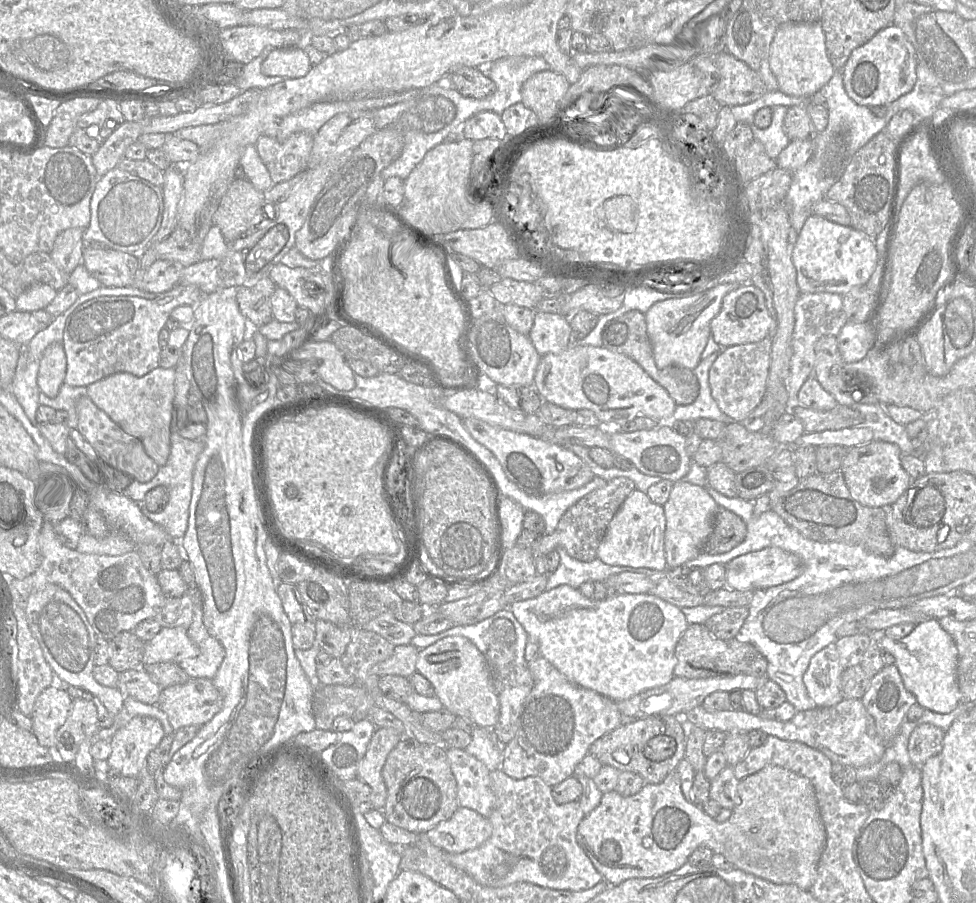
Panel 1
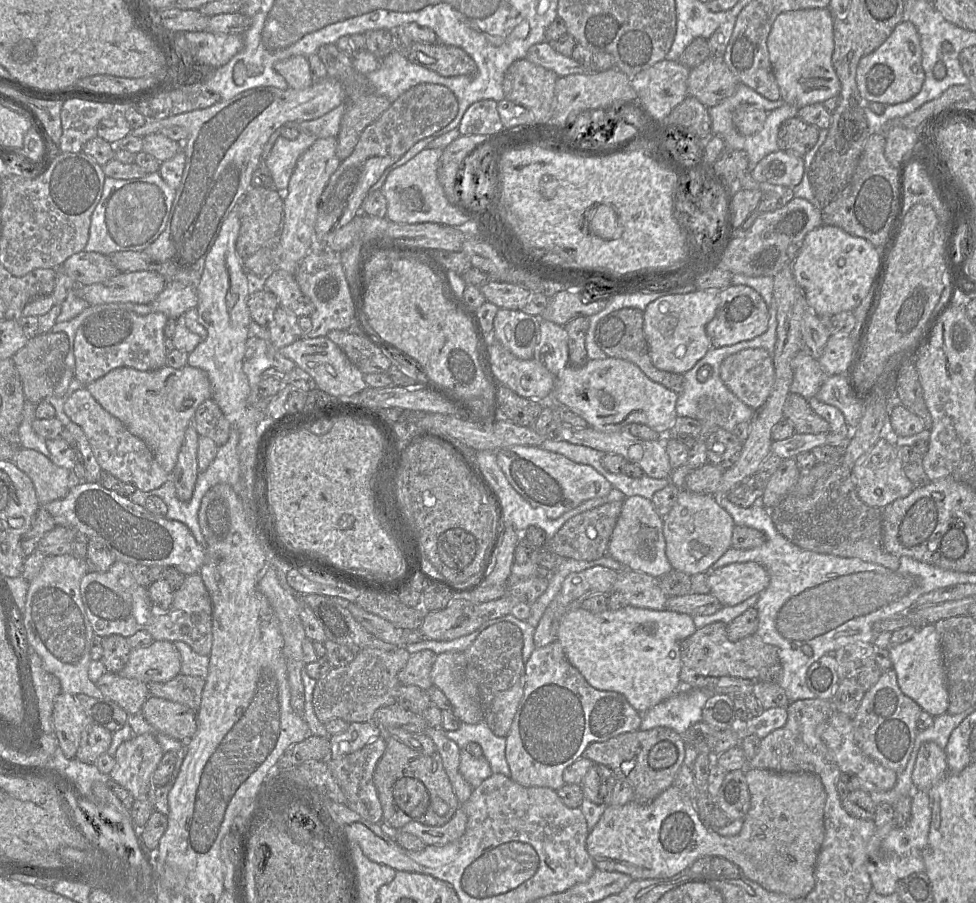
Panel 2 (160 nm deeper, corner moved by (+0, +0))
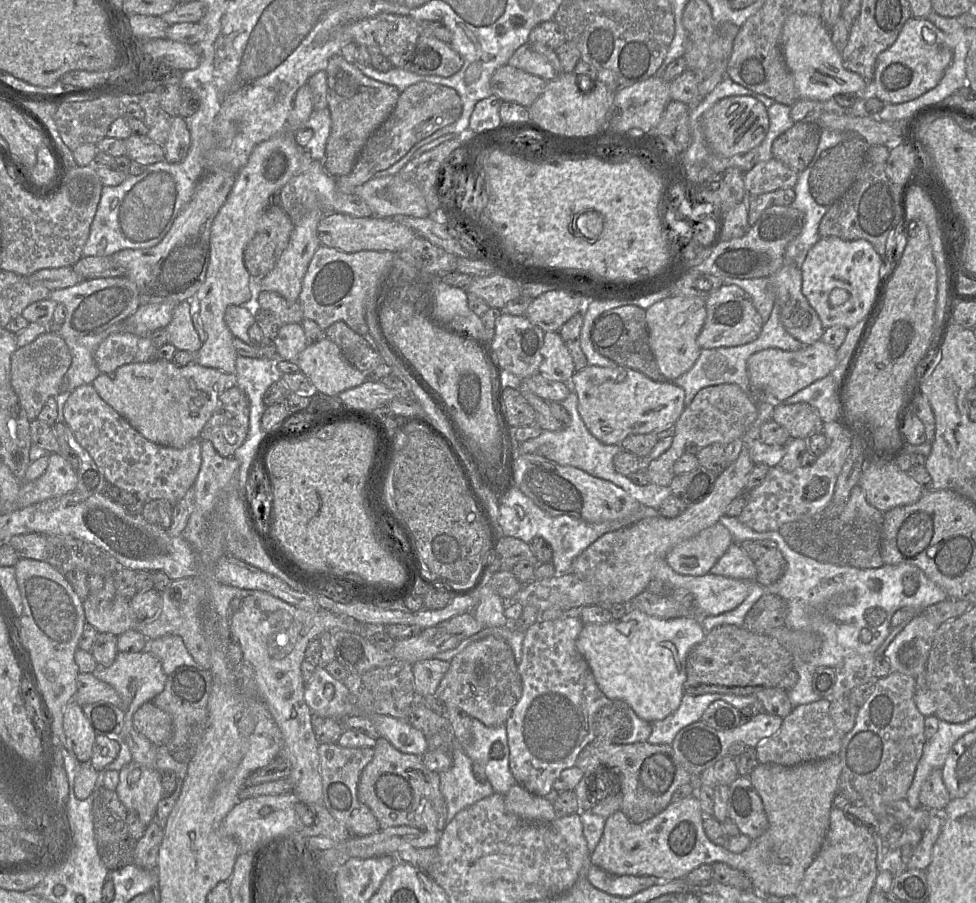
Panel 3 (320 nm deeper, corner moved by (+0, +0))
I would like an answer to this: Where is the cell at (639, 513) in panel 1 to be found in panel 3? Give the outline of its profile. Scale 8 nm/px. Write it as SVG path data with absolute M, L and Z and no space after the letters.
M666 559L655 562L652 579L689 590L694 595L695 608L701 617L720 615L736 608L750 593L751 583L710 572L702 576L679 574L668 565Z

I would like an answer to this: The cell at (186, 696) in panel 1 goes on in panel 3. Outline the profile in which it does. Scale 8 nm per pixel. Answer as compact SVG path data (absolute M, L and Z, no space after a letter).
M152 701L142 704L133 715L133 726L137 732L156 746L164 746L172 735L172 718Z

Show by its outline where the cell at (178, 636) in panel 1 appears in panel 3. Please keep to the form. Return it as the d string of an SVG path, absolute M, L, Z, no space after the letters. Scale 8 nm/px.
M147 649L141 652L118 652L109 667L97 666L93 675L111 685L121 698L120 708L124 719L133 717L136 710L145 702L152 701L165 687L167 675L163 672L161 661Z

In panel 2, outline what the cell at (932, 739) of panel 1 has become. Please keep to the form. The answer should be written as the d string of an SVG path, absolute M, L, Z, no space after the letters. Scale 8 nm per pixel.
M932 741L921 745L912 771L912 782L916 789L926 793L948 773L946 753Z

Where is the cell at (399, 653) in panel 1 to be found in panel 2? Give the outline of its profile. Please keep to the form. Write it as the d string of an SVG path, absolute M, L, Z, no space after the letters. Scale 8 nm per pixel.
M421 650L410 654L405 667L398 673L400 684L415 685L427 691L432 685L430 673L437 654Z

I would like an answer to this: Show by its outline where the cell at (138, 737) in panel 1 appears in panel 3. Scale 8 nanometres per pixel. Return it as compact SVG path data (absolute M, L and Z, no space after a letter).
M132 760L119 771L115 791L128 812L135 812L148 826L155 818L159 801L164 797L162 773Z

